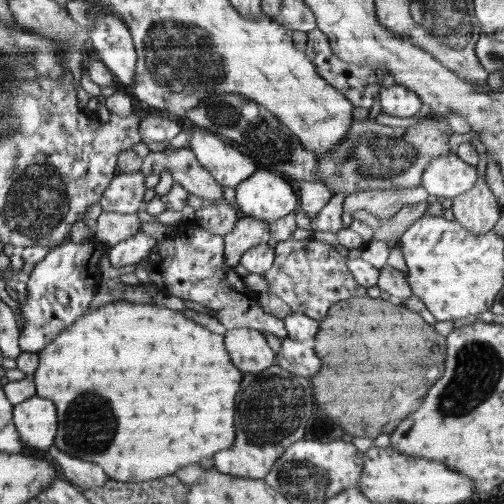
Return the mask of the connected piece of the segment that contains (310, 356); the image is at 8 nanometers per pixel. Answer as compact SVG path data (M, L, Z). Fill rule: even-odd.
M290 337L284 338L281 340L281 350L274 356L274 362L284 370L310 380L322 368L322 362L316 356L312 346L314 346L314 339L302 343L292 340Z

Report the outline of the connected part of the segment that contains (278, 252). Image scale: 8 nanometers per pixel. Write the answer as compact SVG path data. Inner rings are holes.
M290 237L289 239L275 242L274 247L274 264L272 264L270 270L266 270L262 275L268 281L268 291L278 295L280 299L290 306L292 312L305 314L320 322L328 314L332 304L348 300L348 298L367 296L366 287L356 282L350 269L348 269L346 258L338 252L334 245L315 238L295 240Z

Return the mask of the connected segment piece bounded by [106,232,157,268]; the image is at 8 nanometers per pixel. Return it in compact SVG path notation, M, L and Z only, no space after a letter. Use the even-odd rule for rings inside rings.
M138 232L134 236L130 236L128 240L114 244L107 249L106 253L114 268L122 268L128 264L139 263L142 258L146 258L156 243L156 238L152 238L144 232Z

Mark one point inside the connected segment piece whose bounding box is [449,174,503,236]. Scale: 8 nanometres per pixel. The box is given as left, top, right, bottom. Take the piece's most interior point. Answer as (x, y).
(477, 210)

